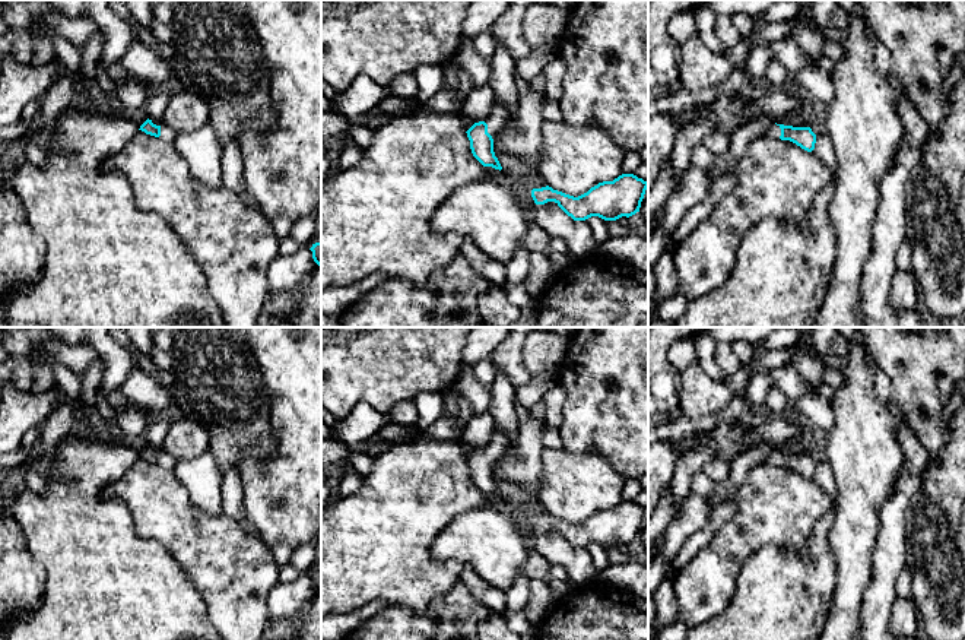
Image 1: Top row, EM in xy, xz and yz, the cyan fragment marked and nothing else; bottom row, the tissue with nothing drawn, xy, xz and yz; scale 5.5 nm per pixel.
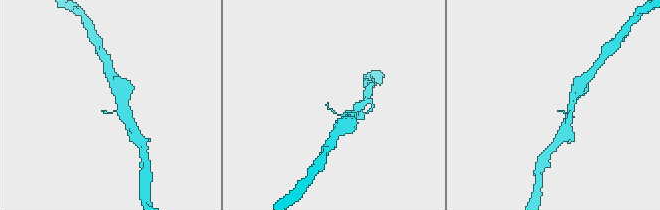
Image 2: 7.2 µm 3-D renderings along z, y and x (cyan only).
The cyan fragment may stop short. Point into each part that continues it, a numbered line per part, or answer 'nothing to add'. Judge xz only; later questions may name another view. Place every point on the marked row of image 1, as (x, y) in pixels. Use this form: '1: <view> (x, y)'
1: xz (500, 117)

